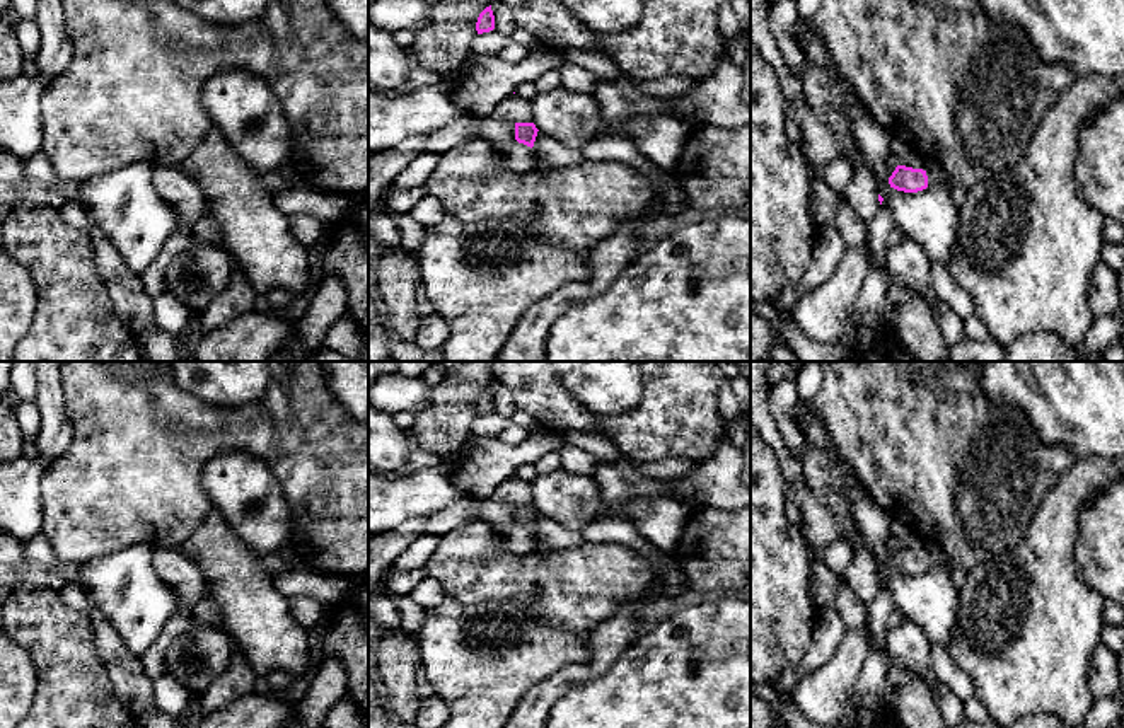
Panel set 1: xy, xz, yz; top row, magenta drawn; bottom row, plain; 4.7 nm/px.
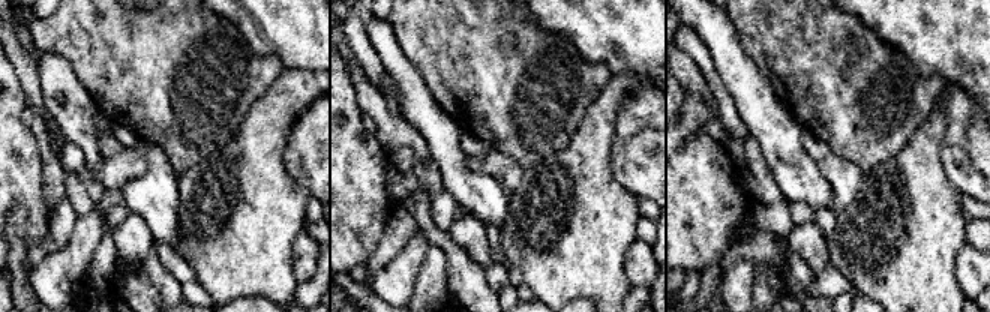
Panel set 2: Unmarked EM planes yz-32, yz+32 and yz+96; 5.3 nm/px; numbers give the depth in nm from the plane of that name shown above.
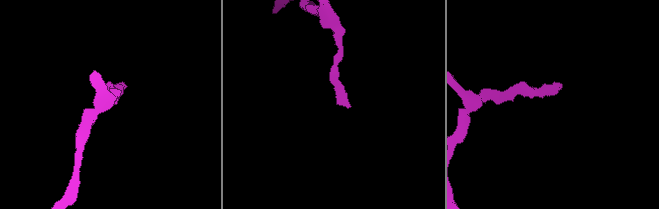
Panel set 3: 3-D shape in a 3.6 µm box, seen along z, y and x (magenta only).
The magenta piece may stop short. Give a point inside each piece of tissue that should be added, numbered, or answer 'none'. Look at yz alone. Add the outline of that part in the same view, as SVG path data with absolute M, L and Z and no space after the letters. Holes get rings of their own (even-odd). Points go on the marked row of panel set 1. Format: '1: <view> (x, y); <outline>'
1: yz (935, 178); M943 169L928 170L928 186L947 186L953 206L959 210L965 203L967 189L957 184Z

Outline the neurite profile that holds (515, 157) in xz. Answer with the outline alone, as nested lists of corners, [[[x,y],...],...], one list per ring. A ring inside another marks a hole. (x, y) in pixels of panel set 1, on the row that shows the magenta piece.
[[[513,142],[498,148],[501,164],[513,174],[529,174],[536,169],[534,150],[524,143]]]

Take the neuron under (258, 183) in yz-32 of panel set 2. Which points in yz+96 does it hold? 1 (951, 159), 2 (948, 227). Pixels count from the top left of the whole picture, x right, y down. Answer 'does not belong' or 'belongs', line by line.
1: does not belong
2: belongs

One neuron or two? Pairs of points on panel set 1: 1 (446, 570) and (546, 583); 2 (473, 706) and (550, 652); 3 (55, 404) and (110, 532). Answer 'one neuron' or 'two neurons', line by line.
1: one neuron
2: one neuron
3: two neurons

